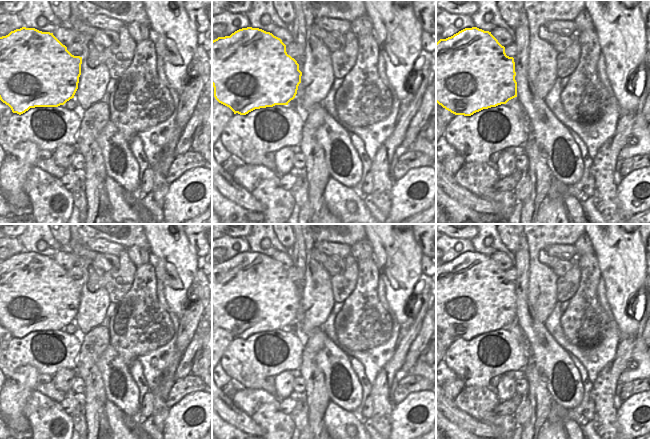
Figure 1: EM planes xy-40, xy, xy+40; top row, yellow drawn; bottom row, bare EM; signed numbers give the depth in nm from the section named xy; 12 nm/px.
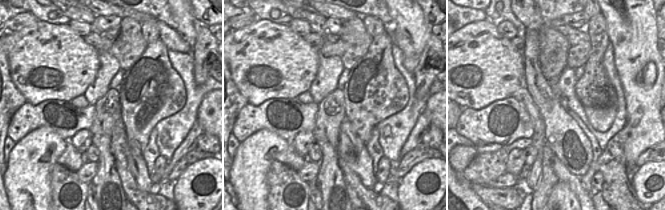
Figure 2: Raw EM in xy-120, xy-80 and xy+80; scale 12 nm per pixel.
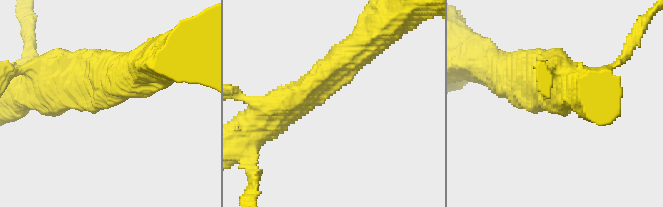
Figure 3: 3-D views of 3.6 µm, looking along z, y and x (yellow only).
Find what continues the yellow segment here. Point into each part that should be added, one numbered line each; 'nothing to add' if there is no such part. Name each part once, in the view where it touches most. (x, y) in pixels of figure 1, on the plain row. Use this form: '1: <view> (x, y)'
nothing to add.

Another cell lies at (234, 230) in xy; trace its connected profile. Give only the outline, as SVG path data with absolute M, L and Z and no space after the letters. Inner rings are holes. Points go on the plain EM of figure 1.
M212 224L212 228L231 237L246 237L251 233L251 224Z

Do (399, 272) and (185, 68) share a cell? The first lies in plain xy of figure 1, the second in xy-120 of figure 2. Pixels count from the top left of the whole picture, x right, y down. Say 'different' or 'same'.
different

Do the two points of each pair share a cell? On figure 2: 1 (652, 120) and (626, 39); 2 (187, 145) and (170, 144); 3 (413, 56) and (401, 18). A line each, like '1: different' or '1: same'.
1: same
2: different
3: same

